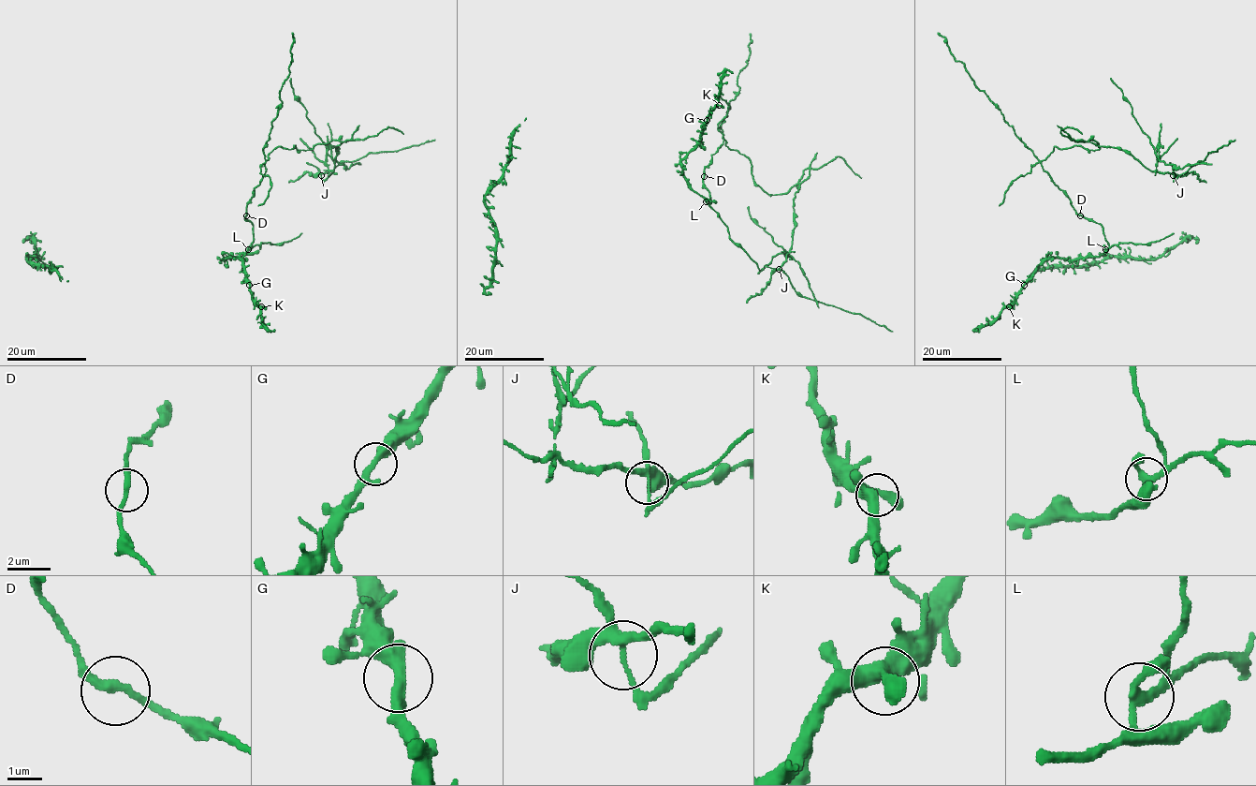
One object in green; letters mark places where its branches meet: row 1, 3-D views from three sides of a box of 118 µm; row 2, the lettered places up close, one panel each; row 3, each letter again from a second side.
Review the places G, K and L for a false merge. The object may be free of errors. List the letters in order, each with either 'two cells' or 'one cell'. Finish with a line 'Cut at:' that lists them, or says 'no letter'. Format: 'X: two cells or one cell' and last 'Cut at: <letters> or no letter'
G: one cell
K: one cell
L: two cells
Cut at: L

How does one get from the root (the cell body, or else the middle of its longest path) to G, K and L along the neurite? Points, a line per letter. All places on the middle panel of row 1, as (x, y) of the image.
G: (704, 175), (703, 185), (711, 198), (708, 204), (691, 187), (683, 173), (681, 162), (696, 146), (707, 120)
K: (704, 175), (703, 185), (711, 198), (708, 204), (691, 187), (681, 160), (696, 146), (708, 113), (719, 105)
L: (704, 175), (703, 185), (711, 198), (708, 204), (706, 201)

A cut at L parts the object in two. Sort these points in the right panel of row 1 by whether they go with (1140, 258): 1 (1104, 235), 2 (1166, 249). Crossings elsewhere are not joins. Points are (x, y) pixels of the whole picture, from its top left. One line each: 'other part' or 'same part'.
1: other part
2: same part

